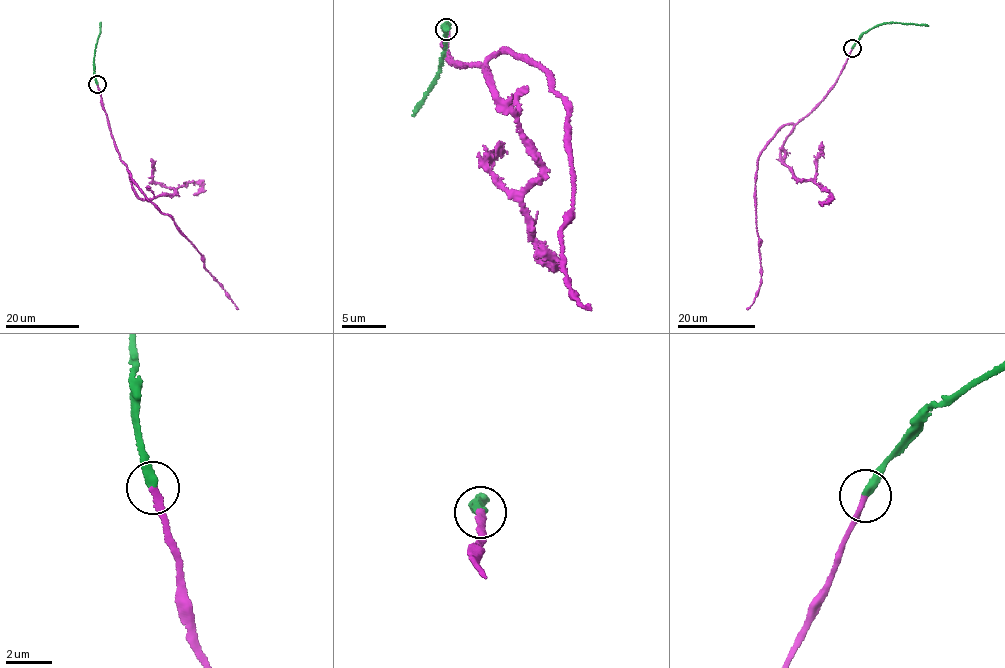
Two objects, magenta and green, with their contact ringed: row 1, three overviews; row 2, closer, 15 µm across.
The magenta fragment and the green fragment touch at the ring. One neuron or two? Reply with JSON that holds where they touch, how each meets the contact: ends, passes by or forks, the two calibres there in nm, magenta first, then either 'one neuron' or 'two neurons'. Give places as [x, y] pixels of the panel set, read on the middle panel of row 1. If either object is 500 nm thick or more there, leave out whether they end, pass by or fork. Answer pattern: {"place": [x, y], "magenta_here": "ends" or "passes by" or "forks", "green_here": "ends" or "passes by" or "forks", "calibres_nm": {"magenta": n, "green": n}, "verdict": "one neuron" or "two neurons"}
{"place": [446, 29], "magenta_here": "ends", "green_here": "ends", "calibres_nm": {"magenta": 280, "green": 400}, "verdict": "one neuron"}

